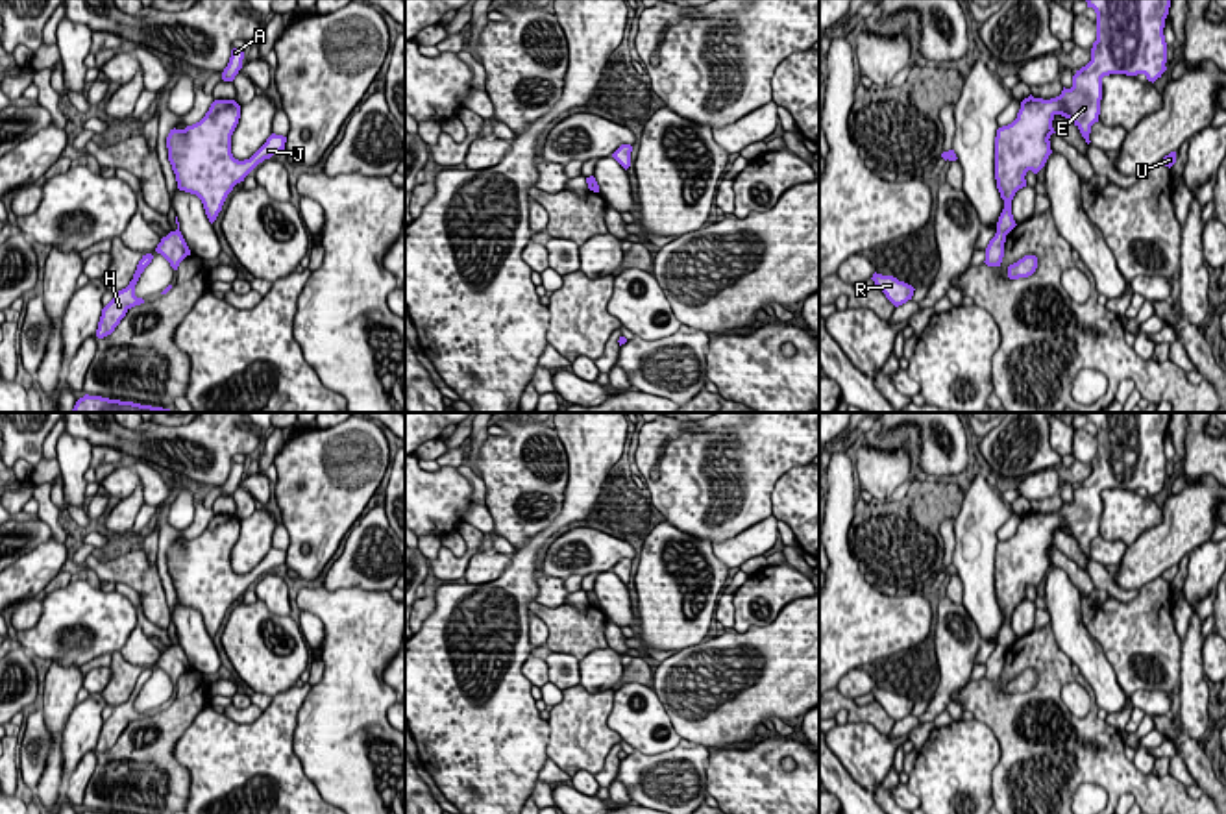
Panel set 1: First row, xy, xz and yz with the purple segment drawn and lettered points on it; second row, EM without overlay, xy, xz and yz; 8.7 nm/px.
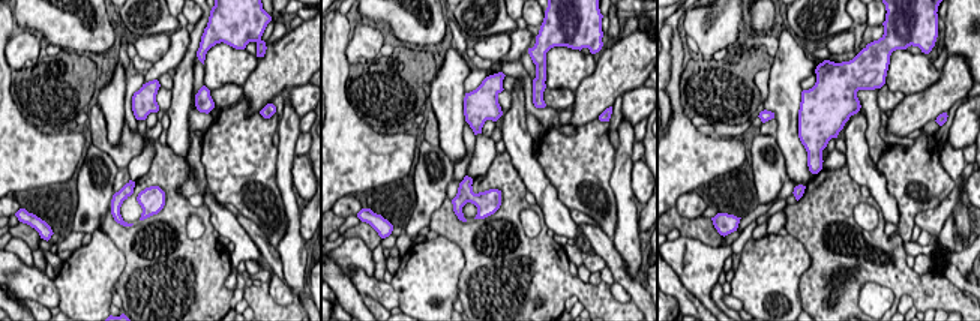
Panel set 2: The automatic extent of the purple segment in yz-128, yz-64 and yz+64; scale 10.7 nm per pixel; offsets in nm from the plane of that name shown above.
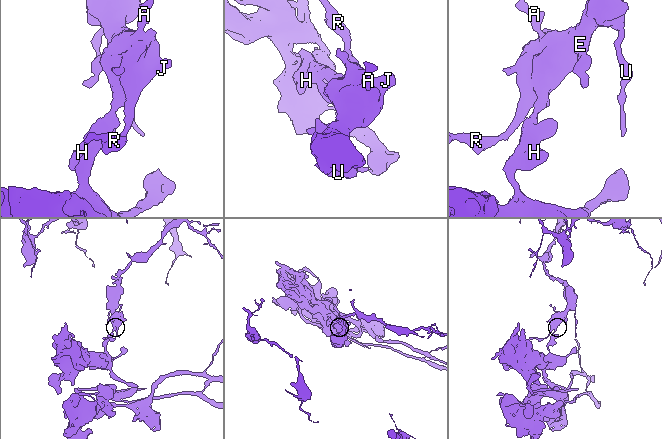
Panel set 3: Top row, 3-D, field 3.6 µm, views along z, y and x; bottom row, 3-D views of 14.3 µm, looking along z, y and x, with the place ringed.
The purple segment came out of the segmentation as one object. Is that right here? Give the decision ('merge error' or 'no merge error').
merge error

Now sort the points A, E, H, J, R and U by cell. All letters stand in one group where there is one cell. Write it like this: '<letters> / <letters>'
A E J R U / H

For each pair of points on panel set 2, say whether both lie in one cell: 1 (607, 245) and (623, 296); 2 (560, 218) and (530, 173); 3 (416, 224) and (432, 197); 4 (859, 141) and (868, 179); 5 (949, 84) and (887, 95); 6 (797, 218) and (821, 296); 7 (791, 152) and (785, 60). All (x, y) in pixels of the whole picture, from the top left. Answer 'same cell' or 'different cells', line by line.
1: different cells
2: same cell
3: same cell
4: same cell
5: different cells
6: same cell
7: same cell

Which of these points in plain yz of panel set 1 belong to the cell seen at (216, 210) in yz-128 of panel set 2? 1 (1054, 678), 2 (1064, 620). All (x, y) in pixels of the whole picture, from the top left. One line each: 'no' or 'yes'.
1: no
2: yes

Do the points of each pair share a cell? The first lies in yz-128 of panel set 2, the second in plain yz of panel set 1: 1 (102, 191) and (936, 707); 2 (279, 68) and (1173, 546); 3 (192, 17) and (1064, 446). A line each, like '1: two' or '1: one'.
1: one
2: one
3: two

